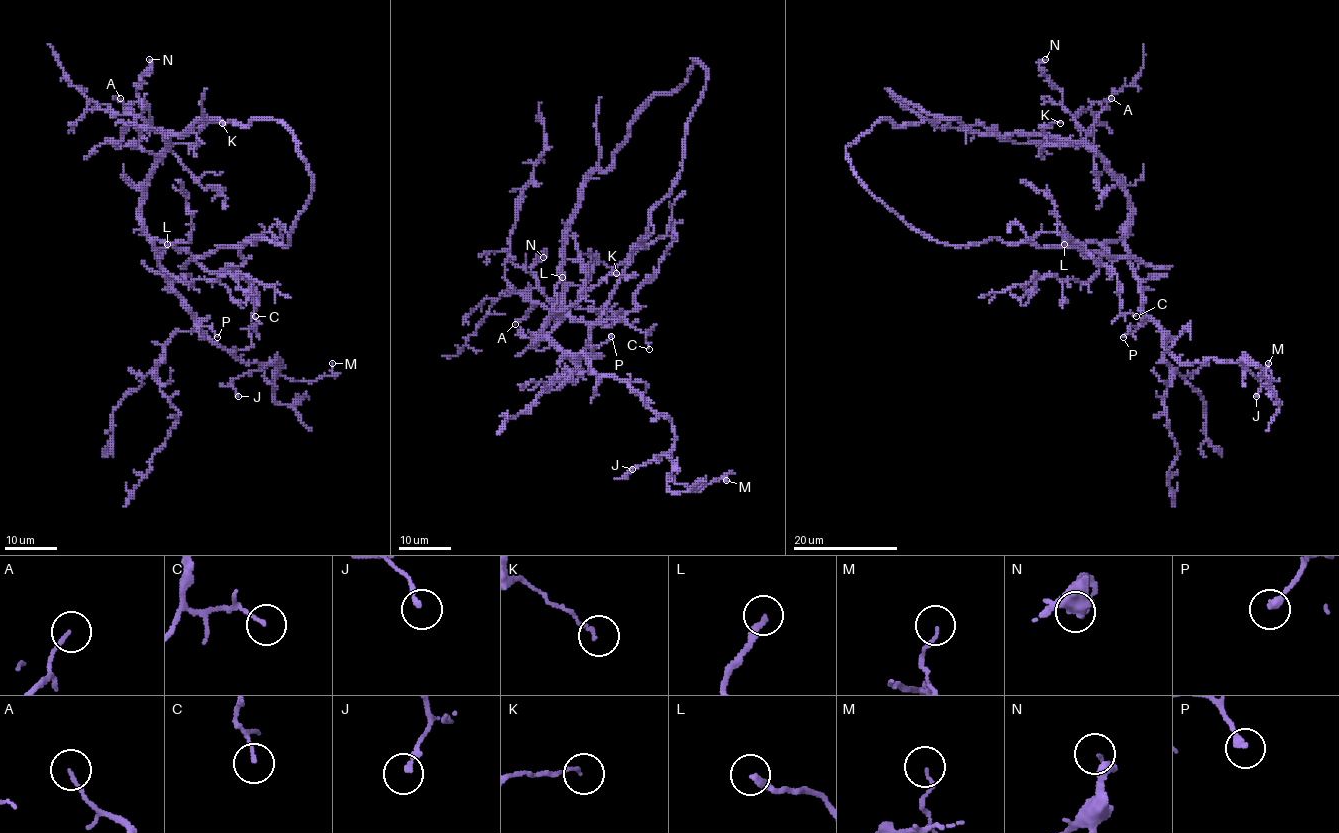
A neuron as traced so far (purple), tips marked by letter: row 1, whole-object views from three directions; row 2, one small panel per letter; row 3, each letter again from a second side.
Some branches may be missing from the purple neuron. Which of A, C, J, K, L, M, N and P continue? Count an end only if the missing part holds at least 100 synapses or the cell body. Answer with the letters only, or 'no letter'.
no letter

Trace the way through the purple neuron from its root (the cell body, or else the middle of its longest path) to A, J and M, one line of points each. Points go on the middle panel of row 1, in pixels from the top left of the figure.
A: (568, 317), (534, 343), (550, 320), (551, 311), (537, 303), (515, 324)
J: (568, 317), (549, 337), (582, 354), (599, 376), (624, 380), (671, 422), (675, 446), (626, 474), (632, 469)
M: (568, 317), (549, 337), (582, 354), (599, 376), (624, 380), (671, 422), (673, 482), (700, 488), (726, 480)

